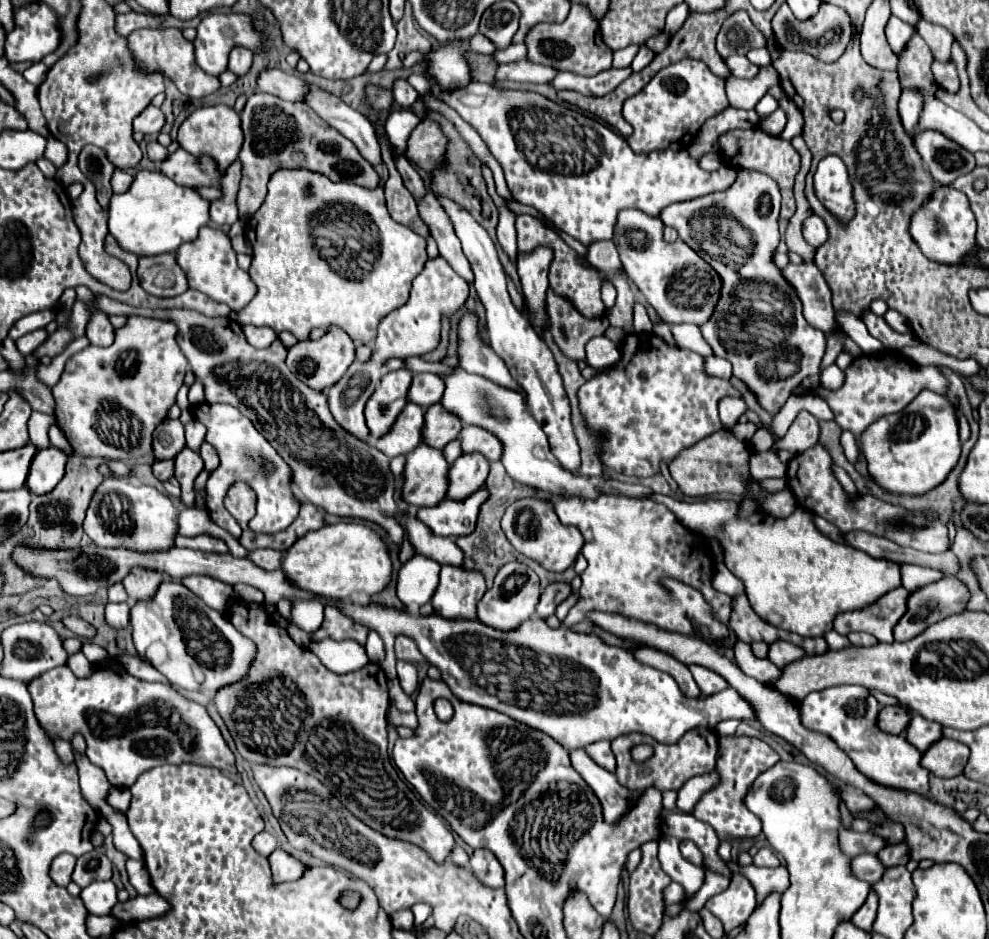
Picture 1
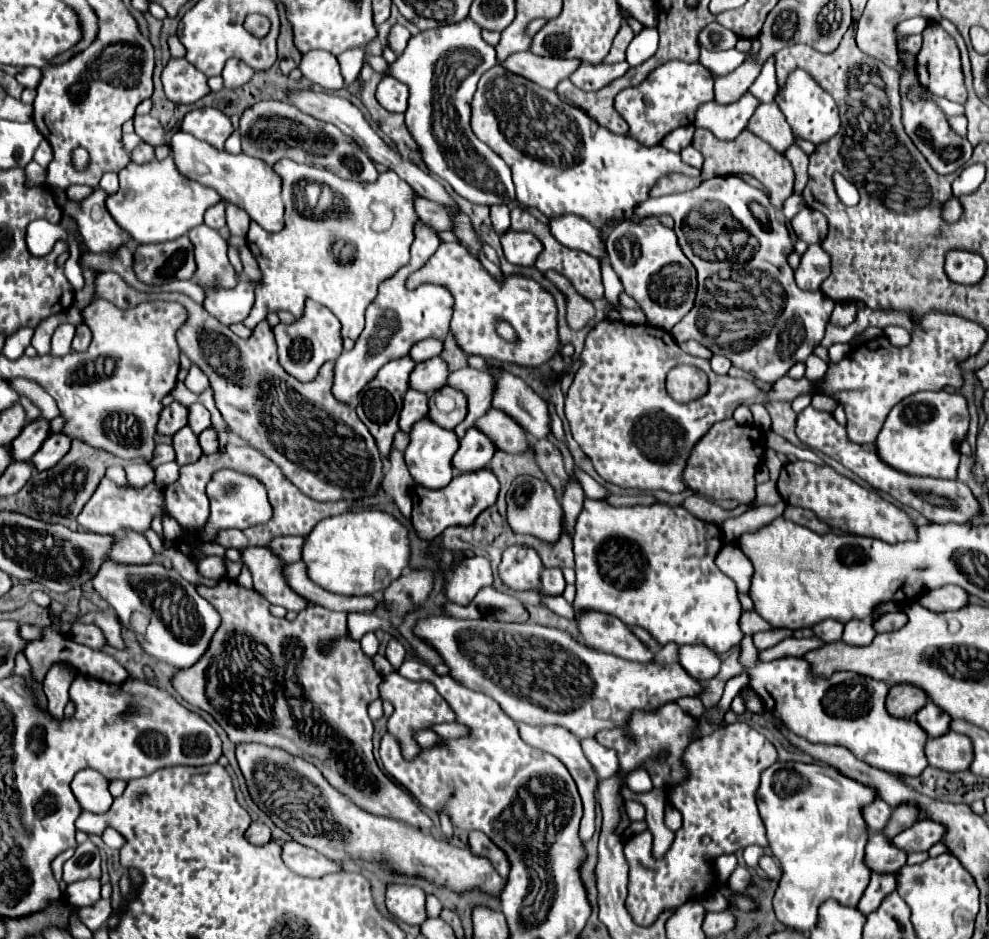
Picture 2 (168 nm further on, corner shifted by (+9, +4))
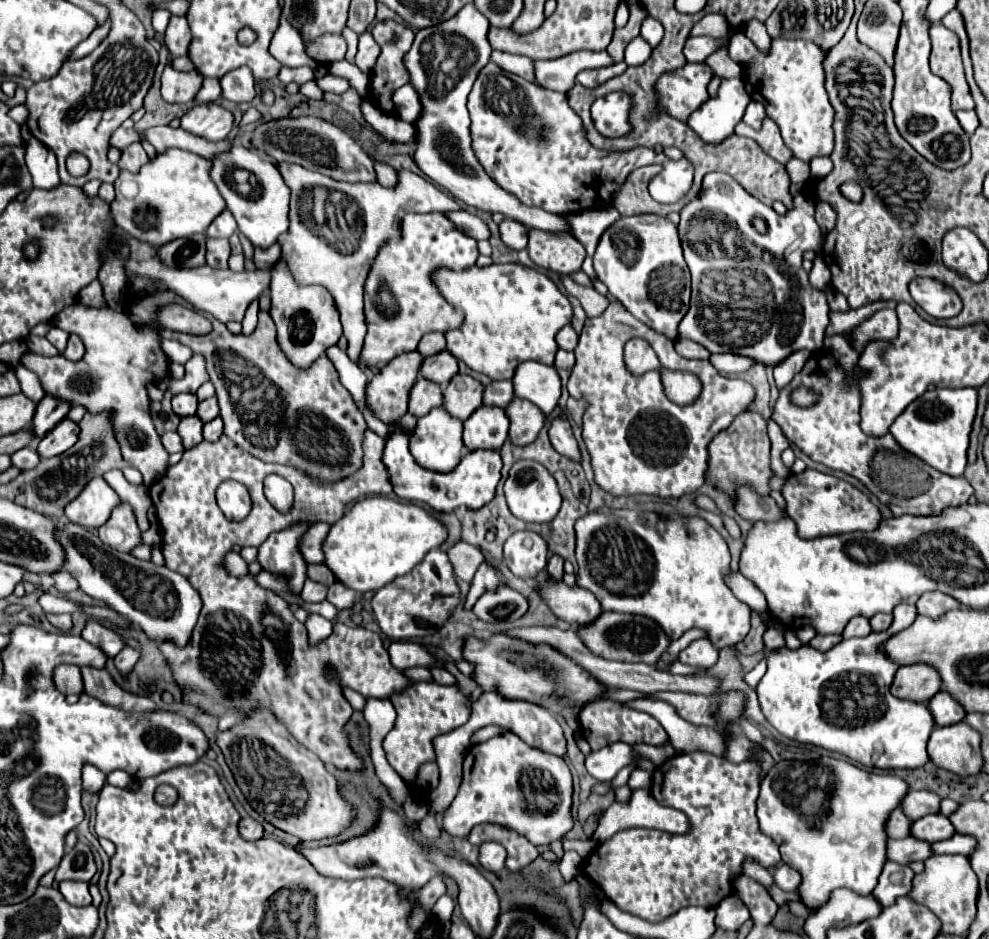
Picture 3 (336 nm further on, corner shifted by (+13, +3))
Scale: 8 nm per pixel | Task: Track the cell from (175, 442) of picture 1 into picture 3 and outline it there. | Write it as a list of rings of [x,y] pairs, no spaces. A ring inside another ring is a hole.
[[[186,392],[186,394],[176,394],[172,398],[172,410],[178,414],[178,416],[192,416],[198,408],[198,398],[196,394],[192,392]]]

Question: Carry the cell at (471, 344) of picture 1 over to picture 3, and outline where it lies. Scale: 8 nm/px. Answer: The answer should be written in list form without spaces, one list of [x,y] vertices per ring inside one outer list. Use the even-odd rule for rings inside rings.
[[[556,418],[554,424],[550,426],[550,442],[554,444],[554,450],[558,450],[562,456],[574,460],[574,462],[582,462],[580,450],[578,450],[578,442],[572,434],[572,428],[568,424],[568,420]]]

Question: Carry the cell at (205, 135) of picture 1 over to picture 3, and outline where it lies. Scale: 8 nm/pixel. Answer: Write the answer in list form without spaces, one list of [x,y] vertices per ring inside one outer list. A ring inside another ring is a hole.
[[[200,104],[182,116],[180,126],[208,140],[224,140],[234,126],[234,116],[218,104]]]

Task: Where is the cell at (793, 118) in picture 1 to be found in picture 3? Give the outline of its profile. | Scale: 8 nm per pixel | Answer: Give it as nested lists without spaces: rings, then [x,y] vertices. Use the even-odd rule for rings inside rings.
[[[816,157],[810,161],[810,177],[813,180],[821,180],[833,169],[833,163],[829,157]]]

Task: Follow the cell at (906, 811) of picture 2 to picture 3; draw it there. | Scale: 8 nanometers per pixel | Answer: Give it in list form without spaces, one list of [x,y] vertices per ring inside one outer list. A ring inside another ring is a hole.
[[[912,790],[910,794],[906,794],[906,800],[902,802],[902,810],[912,820],[918,820],[926,814],[940,810],[940,796],[936,792],[928,792],[928,790],[920,790],[920,792]]]

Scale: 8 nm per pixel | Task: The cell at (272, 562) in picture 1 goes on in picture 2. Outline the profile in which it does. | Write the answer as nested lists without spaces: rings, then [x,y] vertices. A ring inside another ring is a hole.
[[[274,537],[266,549],[270,549],[274,555],[282,559],[282,563],[294,563],[300,561],[300,549],[302,549],[304,537]]]

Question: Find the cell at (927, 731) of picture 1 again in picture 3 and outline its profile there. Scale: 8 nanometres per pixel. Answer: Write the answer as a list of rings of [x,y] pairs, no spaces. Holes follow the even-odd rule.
[[[940,690],[930,700],[930,712],[936,720],[936,726],[950,726],[950,724],[960,722],[966,716],[966,710],[946,690]]]

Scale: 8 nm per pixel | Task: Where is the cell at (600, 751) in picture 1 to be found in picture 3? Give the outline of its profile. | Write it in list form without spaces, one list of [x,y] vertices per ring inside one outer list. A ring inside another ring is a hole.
[[[616,742],[616,744],[610,744],[598,752],[590,752],[586,756],[586,768],[590,772],[590,776],[594,776],[598,782],[610,782],[616,772],[620,772],[622,768],[631,764],[633,759],[641,759],[641,767],[643,770],[652,772],[654,765],[651,761],[640,758],[640,754],[630,746],[630,744],[624,744],[624,742]]]

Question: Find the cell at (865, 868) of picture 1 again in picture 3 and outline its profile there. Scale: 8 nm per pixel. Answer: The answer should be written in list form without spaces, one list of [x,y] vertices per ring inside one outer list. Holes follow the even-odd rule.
[[[914,836],[906,840],[890,840],[888,844],[888,860],[894,860],[898,864],[910,864],[918,860],[924,862],[930,856],[932,856],[932,846]]]

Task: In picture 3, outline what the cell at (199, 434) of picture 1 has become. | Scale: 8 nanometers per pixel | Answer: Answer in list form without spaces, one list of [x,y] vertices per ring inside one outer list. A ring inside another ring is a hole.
[[[212,396],[212,398],[208,398],[208,400],[204,400],[204,402],[200,402],[198,404],[198,416],[200,416],[200,420],[202,422],[210,422],[212,418],[216,418],[218,416],[218,402],[216,402],[216,396]]]

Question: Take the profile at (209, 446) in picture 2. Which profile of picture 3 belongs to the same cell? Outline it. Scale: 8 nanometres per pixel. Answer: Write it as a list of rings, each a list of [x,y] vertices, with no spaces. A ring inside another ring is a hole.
[[[216,416],[214,420],[210,420],[210,422],[206,422],[204,424],[204,438],[206,440],[210,440],[210,442],[216,442],[220,436],[222,436],[222,418],[220,416]]]

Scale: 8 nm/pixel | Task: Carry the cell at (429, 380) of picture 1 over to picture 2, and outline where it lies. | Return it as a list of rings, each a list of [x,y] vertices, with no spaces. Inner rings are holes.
[[[434,357],[434,359],[422,361],[414,367],[414,371],[410,375],[410,389],[432,395],[434,391],[438,391],[440,387],[446,385],[446,377],[448,377],[446,363],[440,357]]]

